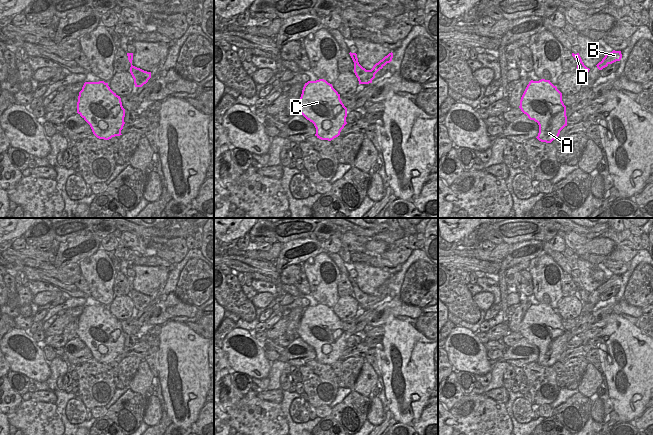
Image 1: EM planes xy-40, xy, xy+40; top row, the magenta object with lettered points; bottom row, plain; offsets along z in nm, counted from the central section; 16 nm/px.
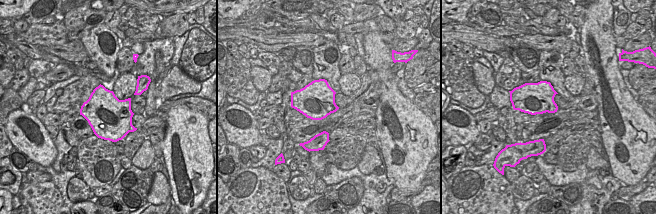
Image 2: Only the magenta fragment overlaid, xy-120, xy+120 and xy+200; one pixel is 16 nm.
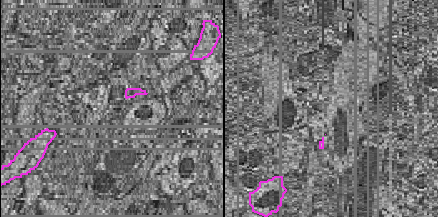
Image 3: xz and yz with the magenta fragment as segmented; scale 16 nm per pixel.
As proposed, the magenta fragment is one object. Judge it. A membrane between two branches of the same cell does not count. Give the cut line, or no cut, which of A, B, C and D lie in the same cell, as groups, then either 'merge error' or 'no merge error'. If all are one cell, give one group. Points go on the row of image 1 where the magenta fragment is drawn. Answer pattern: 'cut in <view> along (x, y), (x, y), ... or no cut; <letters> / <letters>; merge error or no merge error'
cut in xy along (369, 70), (376, 72); A C D / B; merge error

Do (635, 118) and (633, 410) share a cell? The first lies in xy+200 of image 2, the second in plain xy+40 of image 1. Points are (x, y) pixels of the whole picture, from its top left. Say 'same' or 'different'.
same

